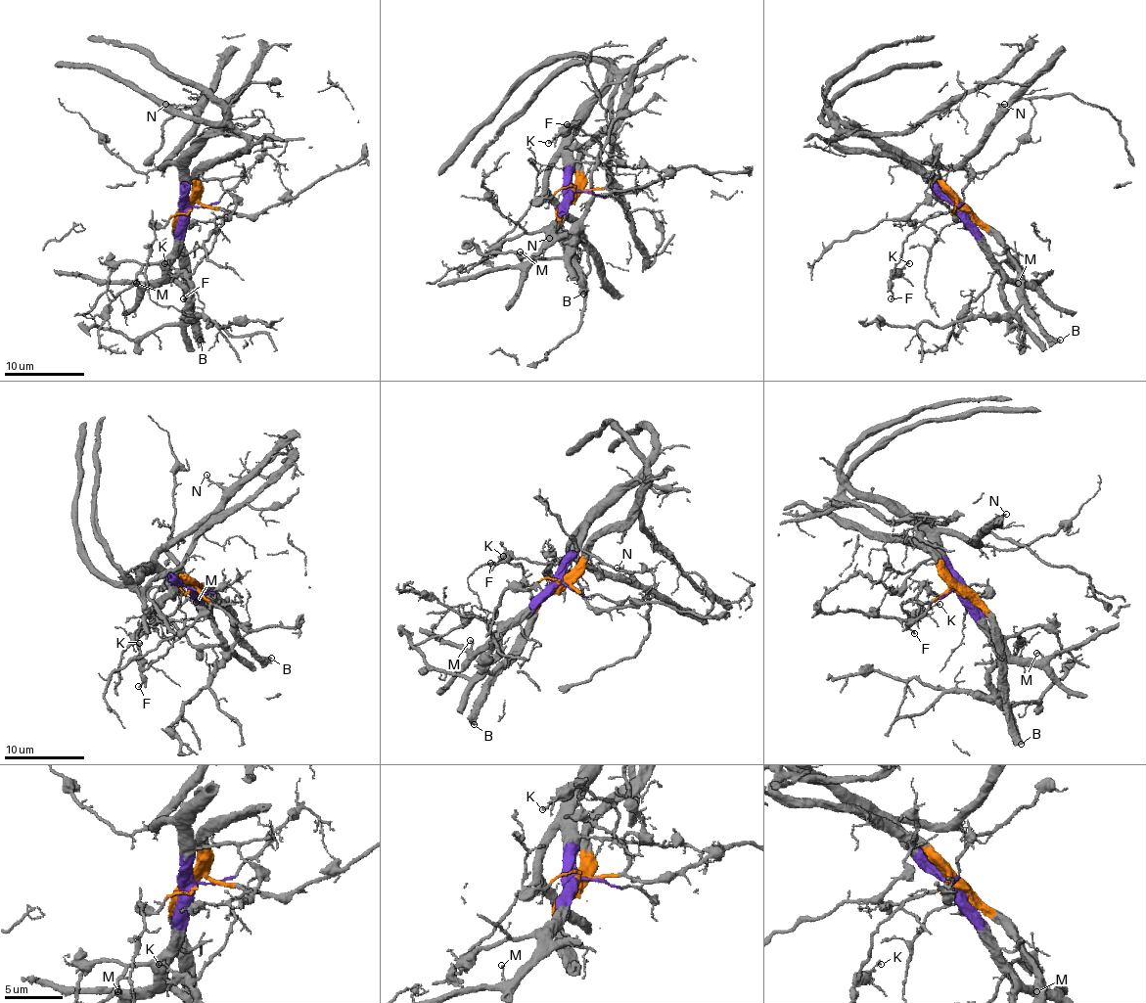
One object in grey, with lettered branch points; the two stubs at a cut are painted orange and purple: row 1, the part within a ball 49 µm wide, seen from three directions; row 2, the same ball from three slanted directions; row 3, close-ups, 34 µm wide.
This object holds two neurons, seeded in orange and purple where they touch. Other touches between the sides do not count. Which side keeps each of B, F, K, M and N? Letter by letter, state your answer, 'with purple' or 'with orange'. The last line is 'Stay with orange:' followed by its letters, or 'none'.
B: with orange
F: with orange
K: with orange
M: with purple
N: with purple
Stay with orange: B, F, K

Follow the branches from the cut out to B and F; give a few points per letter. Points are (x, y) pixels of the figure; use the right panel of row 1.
B: (962, 206), (1006, 249), (1006, 258), (1019, 271), (1019, 296), (1025, 309), (1050, 336), (1061, 340)
F: (962, 206), (958, 203), (947, 212), (934, 214), (924, 220), (903, 243), (893, 267), (892, 299)

